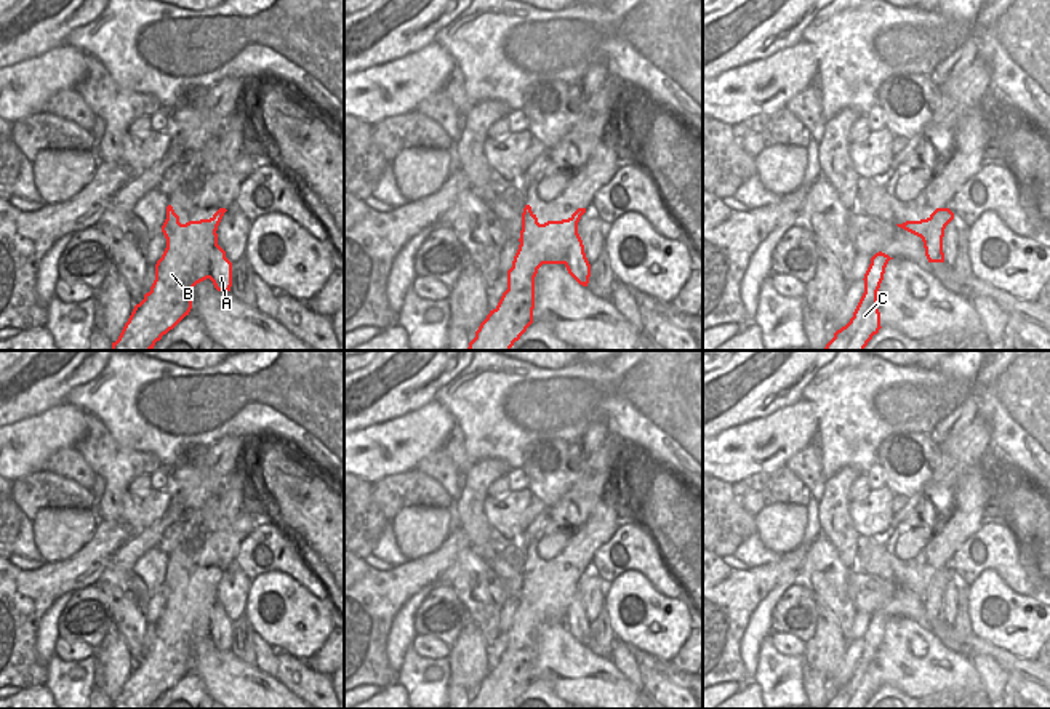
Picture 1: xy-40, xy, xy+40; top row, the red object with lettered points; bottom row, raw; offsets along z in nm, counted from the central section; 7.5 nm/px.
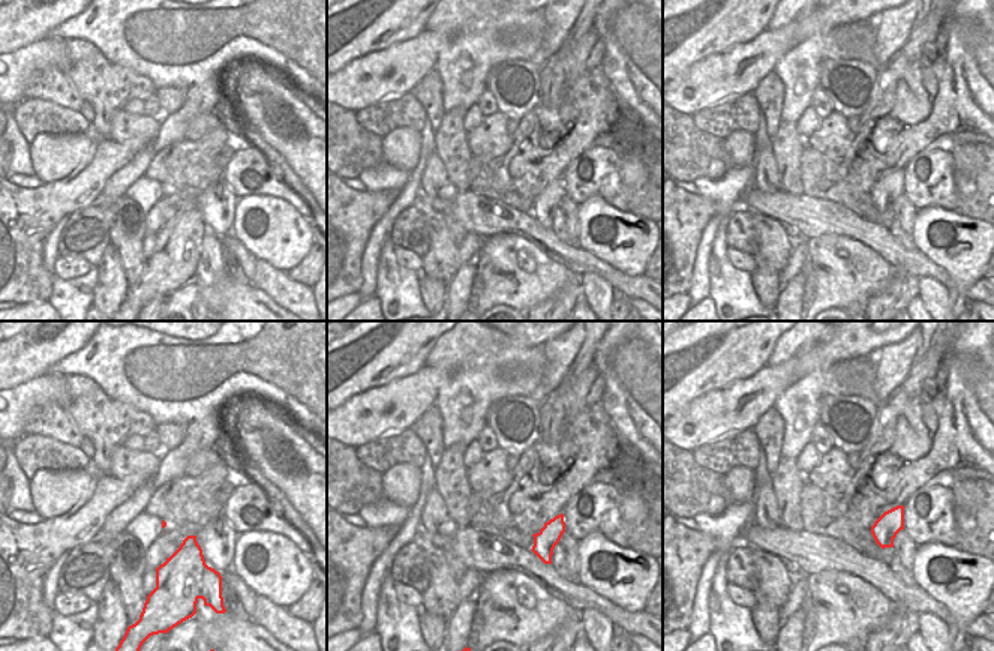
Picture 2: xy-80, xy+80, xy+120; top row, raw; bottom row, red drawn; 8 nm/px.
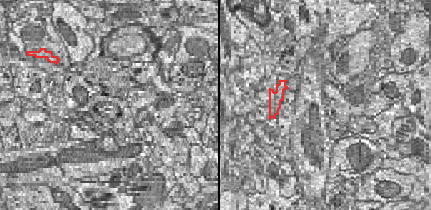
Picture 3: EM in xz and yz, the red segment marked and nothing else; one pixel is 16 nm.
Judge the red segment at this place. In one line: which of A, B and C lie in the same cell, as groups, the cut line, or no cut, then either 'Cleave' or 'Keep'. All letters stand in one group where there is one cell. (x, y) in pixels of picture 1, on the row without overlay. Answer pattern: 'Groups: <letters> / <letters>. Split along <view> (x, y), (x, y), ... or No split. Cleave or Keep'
Groups: A / B C. Split along xy (567, 578), (565, 583), (575, 592), (575, 597), (564, 621). Cleave

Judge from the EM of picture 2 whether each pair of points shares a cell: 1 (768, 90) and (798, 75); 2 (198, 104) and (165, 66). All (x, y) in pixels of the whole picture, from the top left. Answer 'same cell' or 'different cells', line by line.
1: different cells
2: different cells

